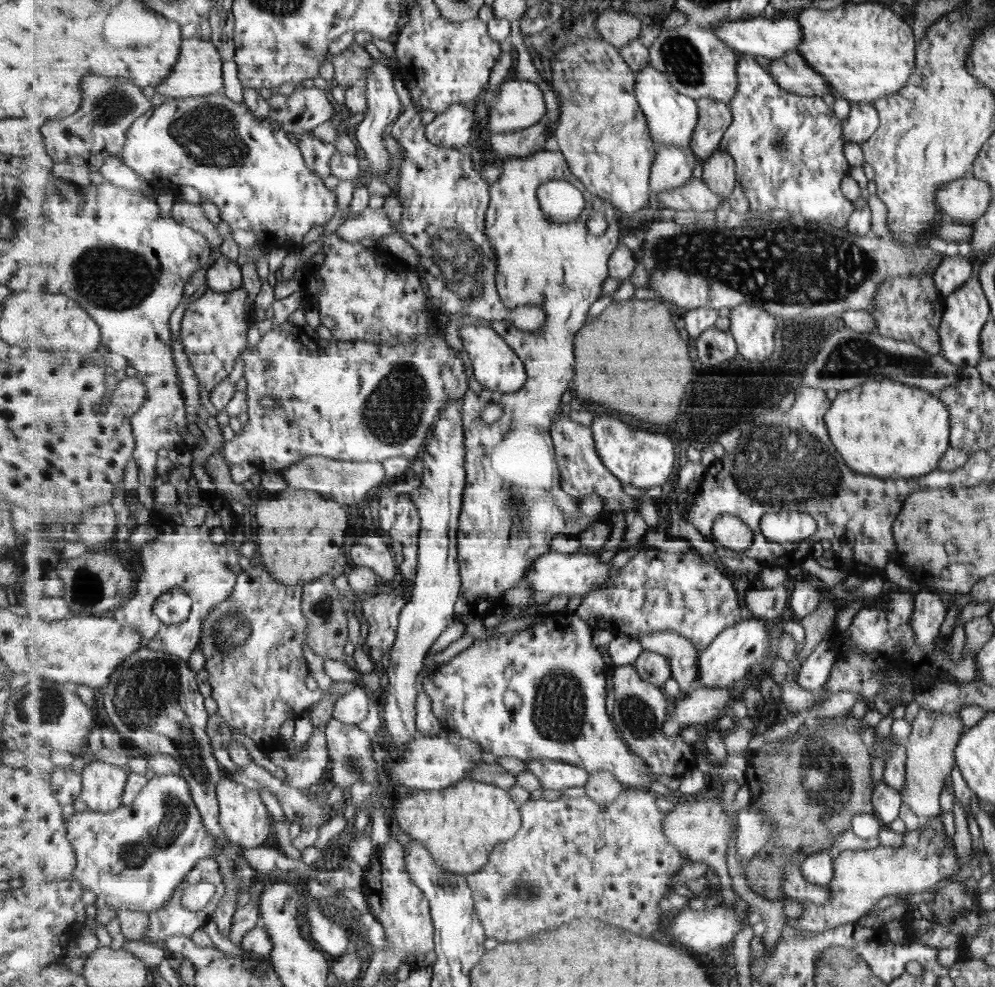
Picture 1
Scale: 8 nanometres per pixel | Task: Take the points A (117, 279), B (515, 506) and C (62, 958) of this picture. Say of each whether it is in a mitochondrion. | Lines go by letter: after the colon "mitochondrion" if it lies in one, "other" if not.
A: mitochondrion
B: mitochondrion
C: other

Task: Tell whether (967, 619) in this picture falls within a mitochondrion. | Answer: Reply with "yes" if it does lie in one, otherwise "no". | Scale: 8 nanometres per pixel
no

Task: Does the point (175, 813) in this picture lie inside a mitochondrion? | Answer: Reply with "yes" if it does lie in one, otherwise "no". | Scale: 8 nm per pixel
yes

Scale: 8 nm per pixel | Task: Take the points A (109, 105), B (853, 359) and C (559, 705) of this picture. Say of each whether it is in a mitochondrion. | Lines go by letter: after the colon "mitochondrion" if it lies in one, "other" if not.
A: mitochondrion
B: mitochondrion
C: mitochondrion

